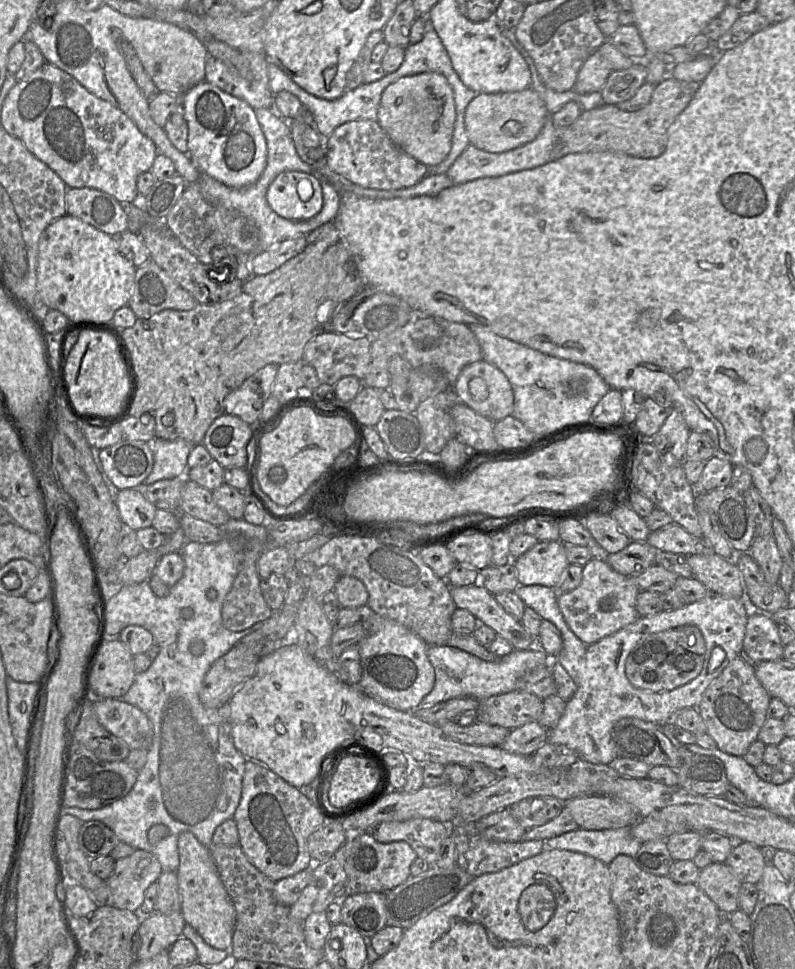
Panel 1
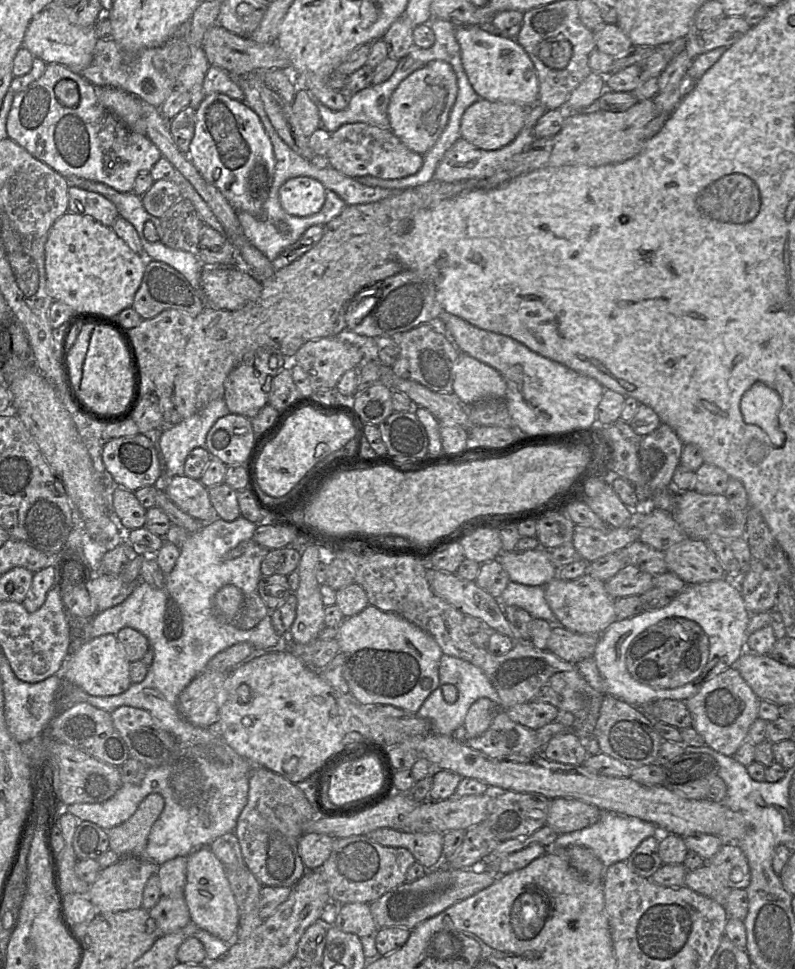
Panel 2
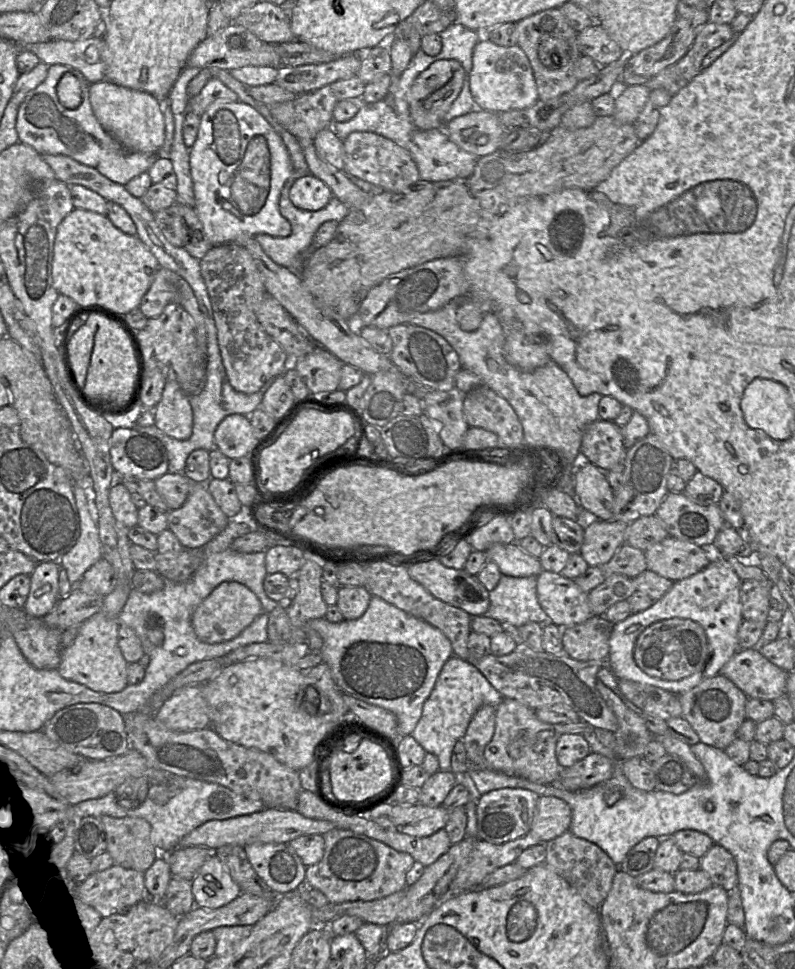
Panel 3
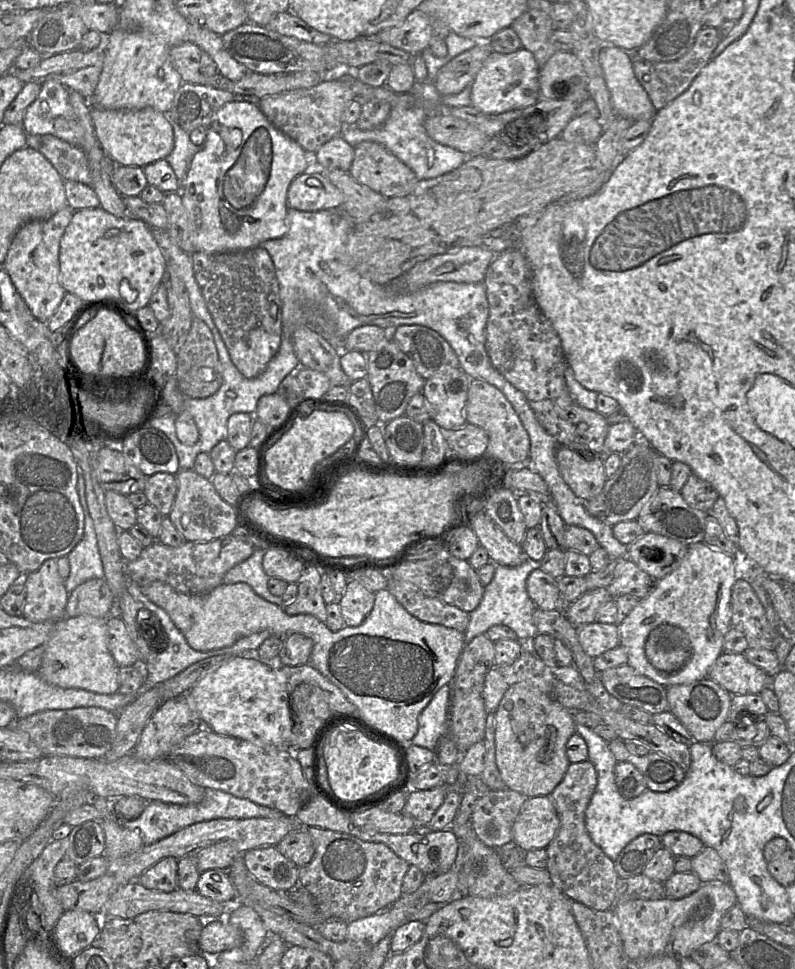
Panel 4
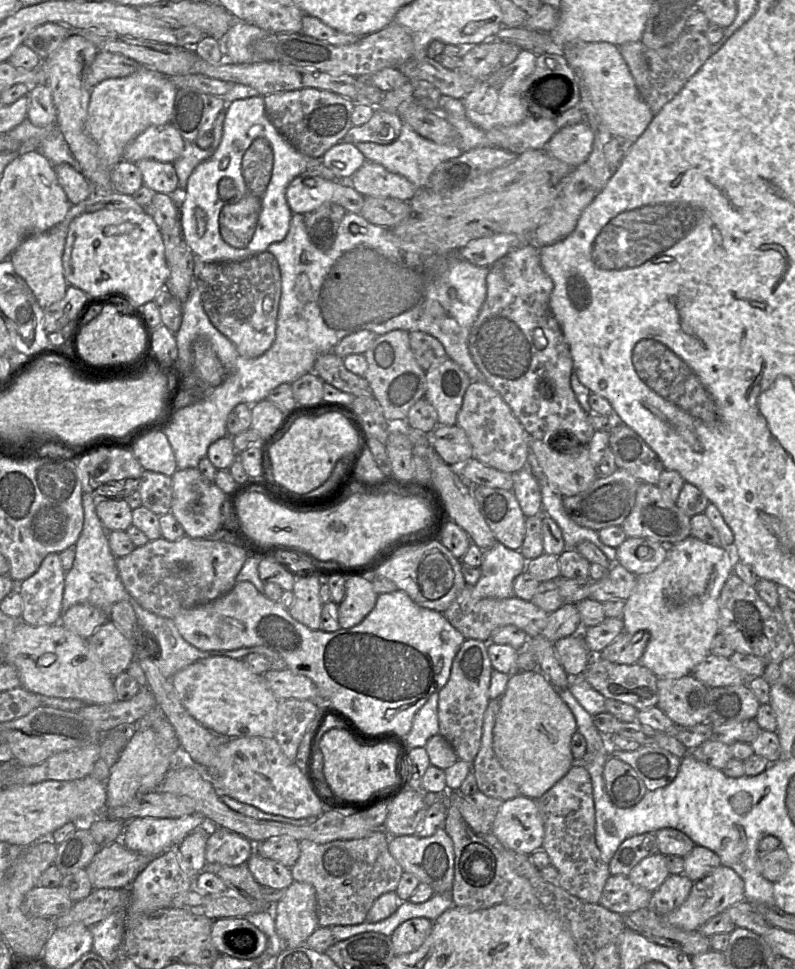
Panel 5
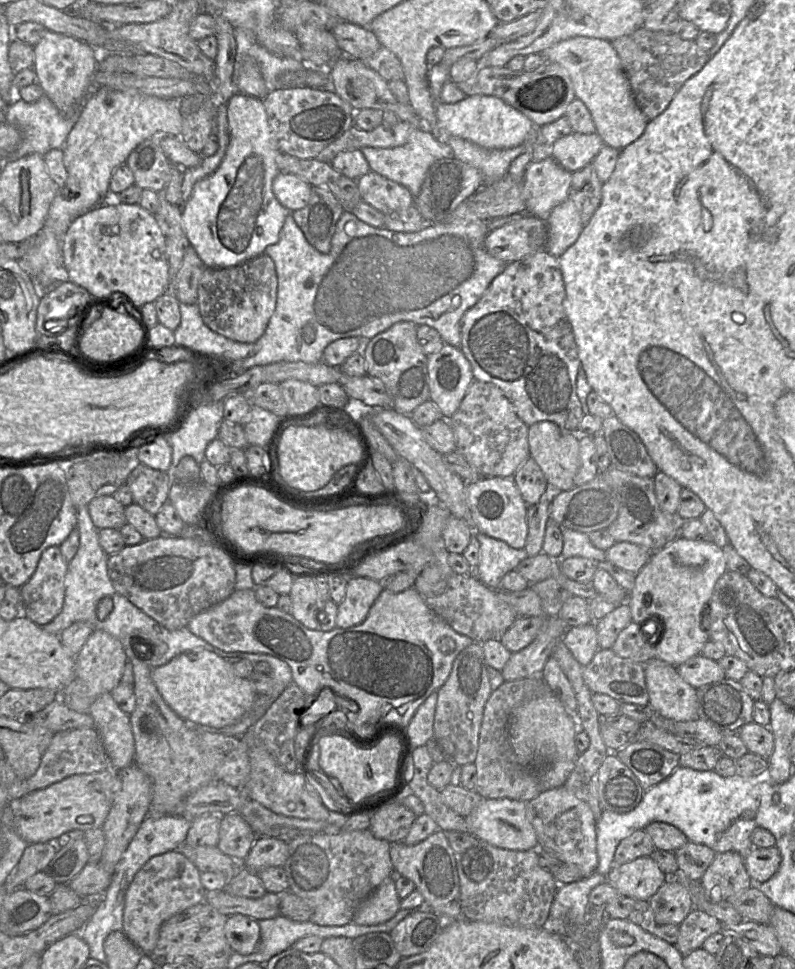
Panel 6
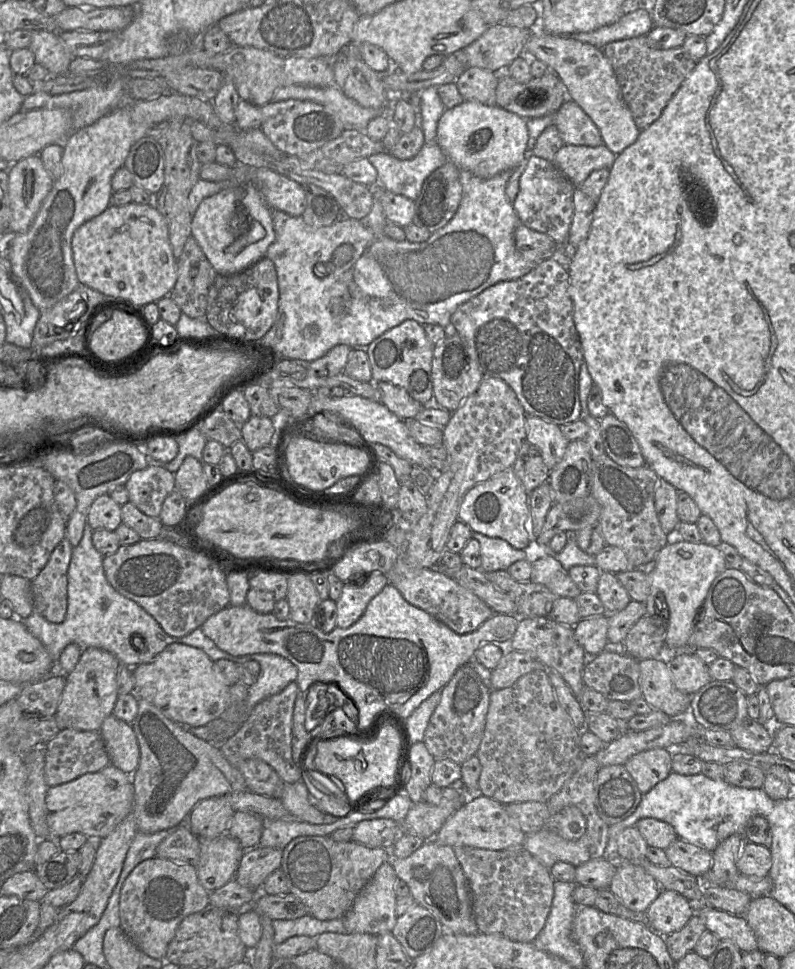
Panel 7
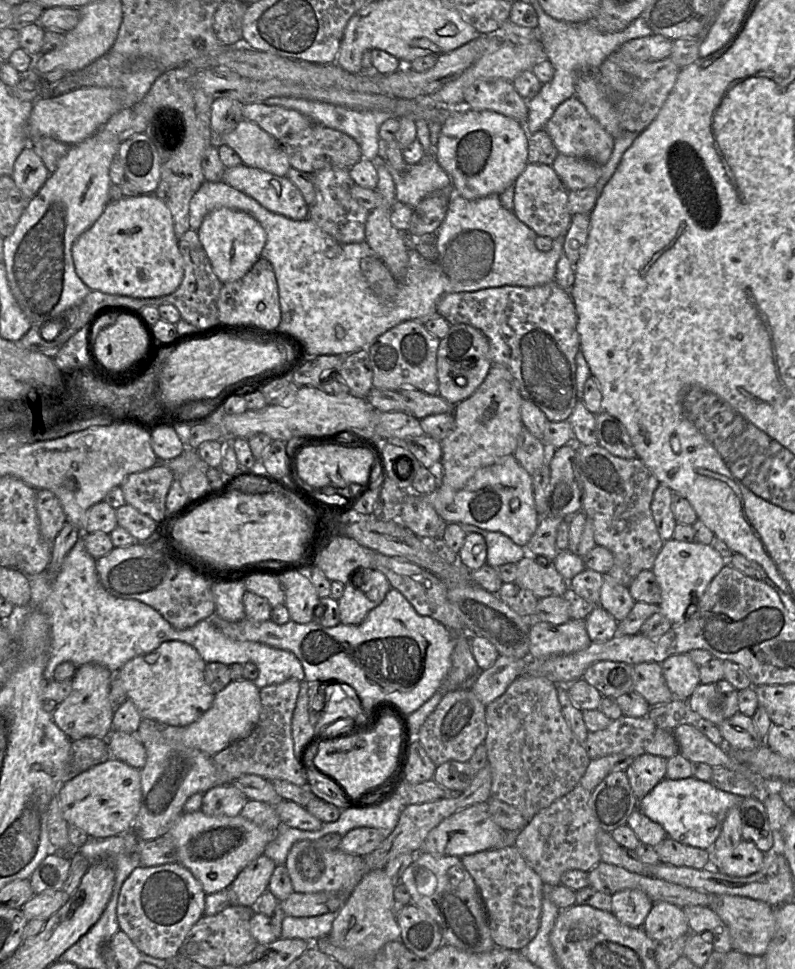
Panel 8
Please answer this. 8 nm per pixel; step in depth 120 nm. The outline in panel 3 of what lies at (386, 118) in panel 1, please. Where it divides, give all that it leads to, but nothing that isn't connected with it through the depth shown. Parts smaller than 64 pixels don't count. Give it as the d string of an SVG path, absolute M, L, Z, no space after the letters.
M453 59L439 60L431 64L414 81L409 92L409 110L415 126L423 131L439 129L452 103L459 96L465 79L463 66Z

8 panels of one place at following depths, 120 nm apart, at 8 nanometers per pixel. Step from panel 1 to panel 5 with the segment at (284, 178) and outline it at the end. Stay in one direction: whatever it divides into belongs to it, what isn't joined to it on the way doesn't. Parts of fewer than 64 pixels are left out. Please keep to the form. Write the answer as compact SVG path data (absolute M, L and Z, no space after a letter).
M312 174L295 177L286 189L287 203L293 213L305 214L325 202L342 206L346 212L360 214L364 196L347 181L326 180Z

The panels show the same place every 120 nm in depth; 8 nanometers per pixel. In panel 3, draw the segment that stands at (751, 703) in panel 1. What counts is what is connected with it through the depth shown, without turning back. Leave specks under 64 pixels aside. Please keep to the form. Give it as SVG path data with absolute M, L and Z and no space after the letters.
M719 673L705 679L678 696L682 705L682 717L689 722L702 743L725 750L737 738L738 729L746 720L748 697L724 675Z

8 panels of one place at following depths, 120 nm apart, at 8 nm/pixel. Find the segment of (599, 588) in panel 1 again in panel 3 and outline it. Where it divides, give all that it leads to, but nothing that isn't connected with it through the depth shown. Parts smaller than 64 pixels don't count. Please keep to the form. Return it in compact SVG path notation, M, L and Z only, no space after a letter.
M542 570L537 575L537 597L549 622L562 629L583 623L594 616L588 593L573 579L560 573Z

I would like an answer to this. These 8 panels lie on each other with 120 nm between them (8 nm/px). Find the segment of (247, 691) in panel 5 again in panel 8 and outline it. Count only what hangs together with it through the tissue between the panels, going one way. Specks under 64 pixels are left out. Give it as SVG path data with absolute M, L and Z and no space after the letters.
M166 641L150 653L134 657L114 673L122 682L127 699L131 700L142 718L154 720L163 725L187 726L198 720L211 706L214 691L206 683L204 672L207 663L198 651L182 641Z

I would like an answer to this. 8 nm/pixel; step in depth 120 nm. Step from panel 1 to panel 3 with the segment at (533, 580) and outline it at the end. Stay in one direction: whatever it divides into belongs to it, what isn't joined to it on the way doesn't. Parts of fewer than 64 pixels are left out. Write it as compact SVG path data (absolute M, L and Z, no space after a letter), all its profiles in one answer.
M494 543L486 551L502 575L513 577L537 576L543 569L538 558L524 551L519 543Z

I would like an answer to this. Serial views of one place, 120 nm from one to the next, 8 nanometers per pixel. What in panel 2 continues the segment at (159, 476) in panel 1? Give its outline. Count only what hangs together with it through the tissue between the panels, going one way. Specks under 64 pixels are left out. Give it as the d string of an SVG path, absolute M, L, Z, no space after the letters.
M216 399L209 402L205 407L194 413L189 418L171 428L162 428L154 434L144 434L153 436L157 445L157 450L163 461L163 479L173 478L177 475L184 475L184 464L189 453L197 447L205 447L206 436L210 428L221 417L231 413L224 399Z

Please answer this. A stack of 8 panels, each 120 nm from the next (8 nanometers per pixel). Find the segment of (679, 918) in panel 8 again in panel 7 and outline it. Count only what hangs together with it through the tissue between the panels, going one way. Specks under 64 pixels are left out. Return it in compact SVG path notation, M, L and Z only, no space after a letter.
M662 889L647 909L648 926L662 936L681 930L696 913L691 903L674 890Z

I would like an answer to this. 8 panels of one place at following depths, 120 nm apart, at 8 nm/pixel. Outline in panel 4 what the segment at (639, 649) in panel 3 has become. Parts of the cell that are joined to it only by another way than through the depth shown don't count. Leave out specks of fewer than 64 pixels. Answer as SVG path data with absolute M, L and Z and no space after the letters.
M662 624L648 635L645 654L656 669L672 673L682 668L690 659L691 642L682 628Z

